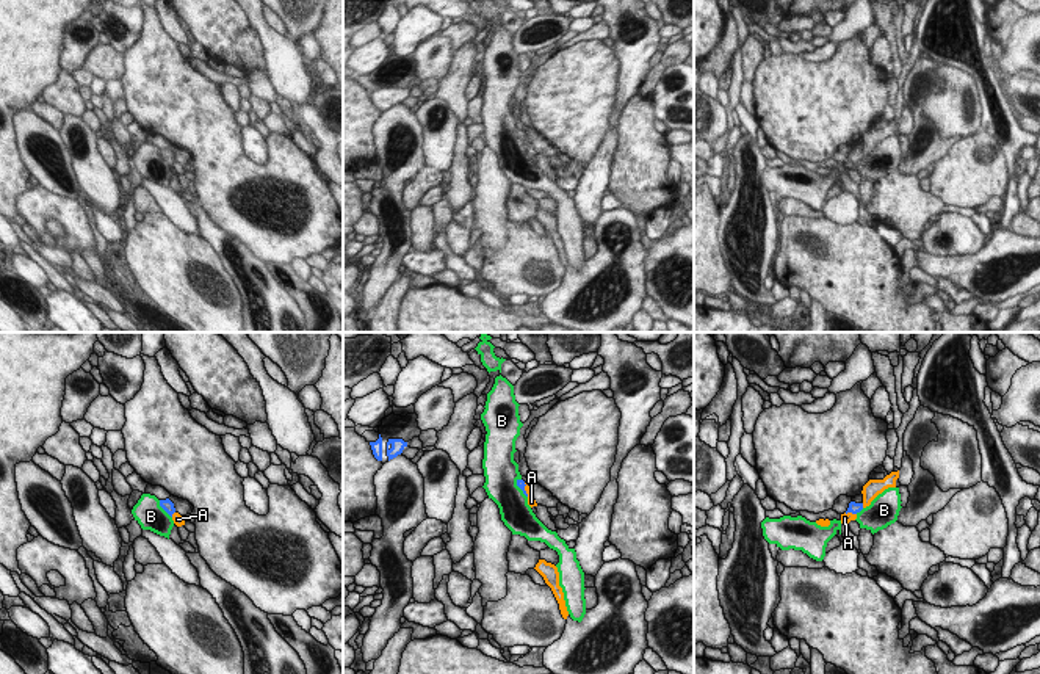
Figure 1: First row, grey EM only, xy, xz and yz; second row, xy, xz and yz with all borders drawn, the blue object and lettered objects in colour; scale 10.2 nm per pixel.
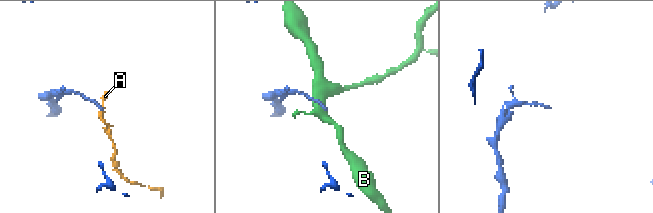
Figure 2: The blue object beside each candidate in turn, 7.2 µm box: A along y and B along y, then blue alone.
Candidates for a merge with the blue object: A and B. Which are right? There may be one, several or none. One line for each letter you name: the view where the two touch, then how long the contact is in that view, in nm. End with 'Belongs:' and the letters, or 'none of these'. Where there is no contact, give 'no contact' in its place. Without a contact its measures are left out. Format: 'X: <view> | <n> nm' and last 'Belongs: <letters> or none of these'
Belongs: none of these

